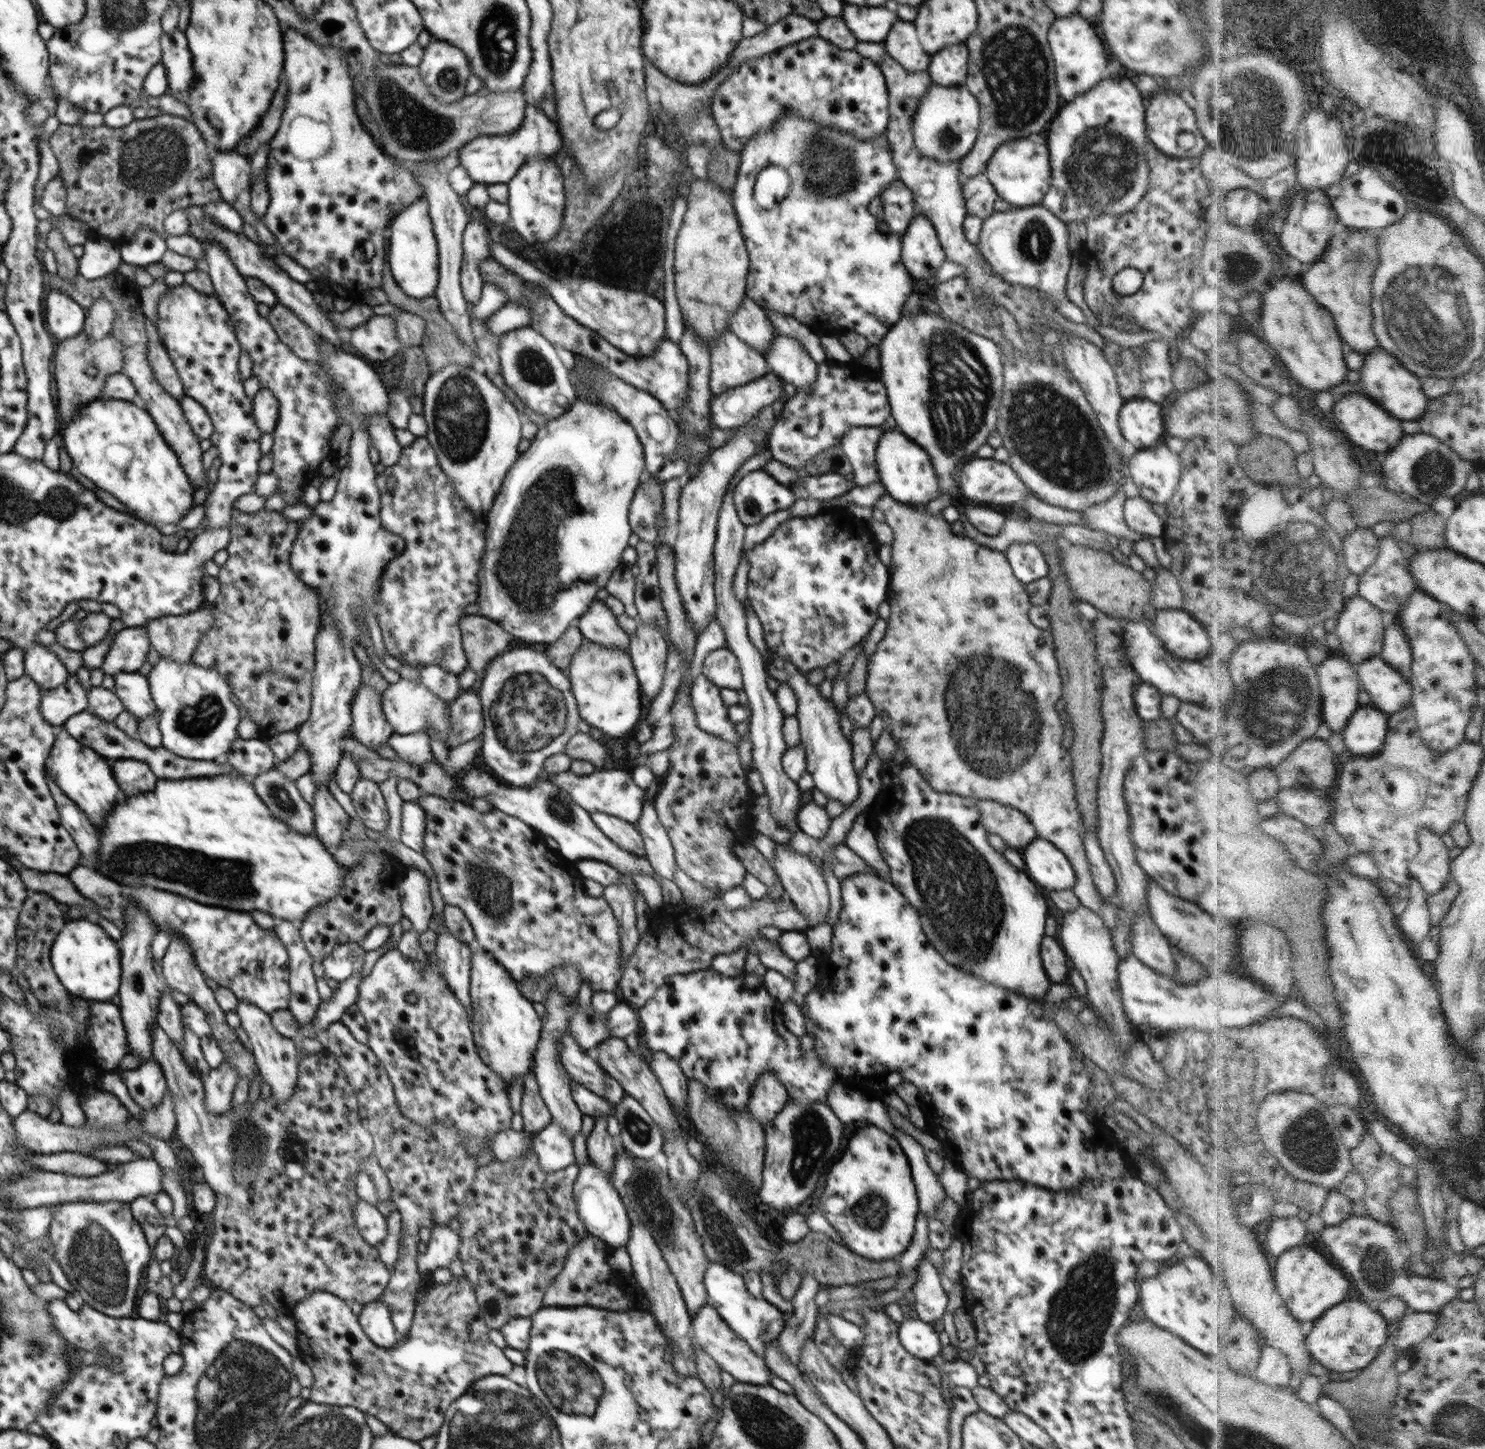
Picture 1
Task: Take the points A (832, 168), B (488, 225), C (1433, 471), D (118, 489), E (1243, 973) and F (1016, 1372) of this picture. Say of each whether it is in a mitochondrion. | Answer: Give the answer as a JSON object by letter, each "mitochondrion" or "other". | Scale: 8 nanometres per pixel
{"A":"mitochondrion","B":"other","C":"mitochondrion","D":"other","E":"other","F":"other"}

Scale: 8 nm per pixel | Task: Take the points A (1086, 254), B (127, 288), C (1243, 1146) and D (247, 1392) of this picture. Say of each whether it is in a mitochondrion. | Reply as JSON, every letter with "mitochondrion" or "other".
{"A":"other","B":"other","C":"other","D":"mitochondrion"}

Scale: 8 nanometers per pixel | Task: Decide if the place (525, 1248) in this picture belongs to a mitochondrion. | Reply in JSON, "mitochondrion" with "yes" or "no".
{"mitochondrion":"no"}

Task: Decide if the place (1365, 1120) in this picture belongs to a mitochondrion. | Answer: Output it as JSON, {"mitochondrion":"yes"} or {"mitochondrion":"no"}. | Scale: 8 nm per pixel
{"mitochondrion":"no"}

